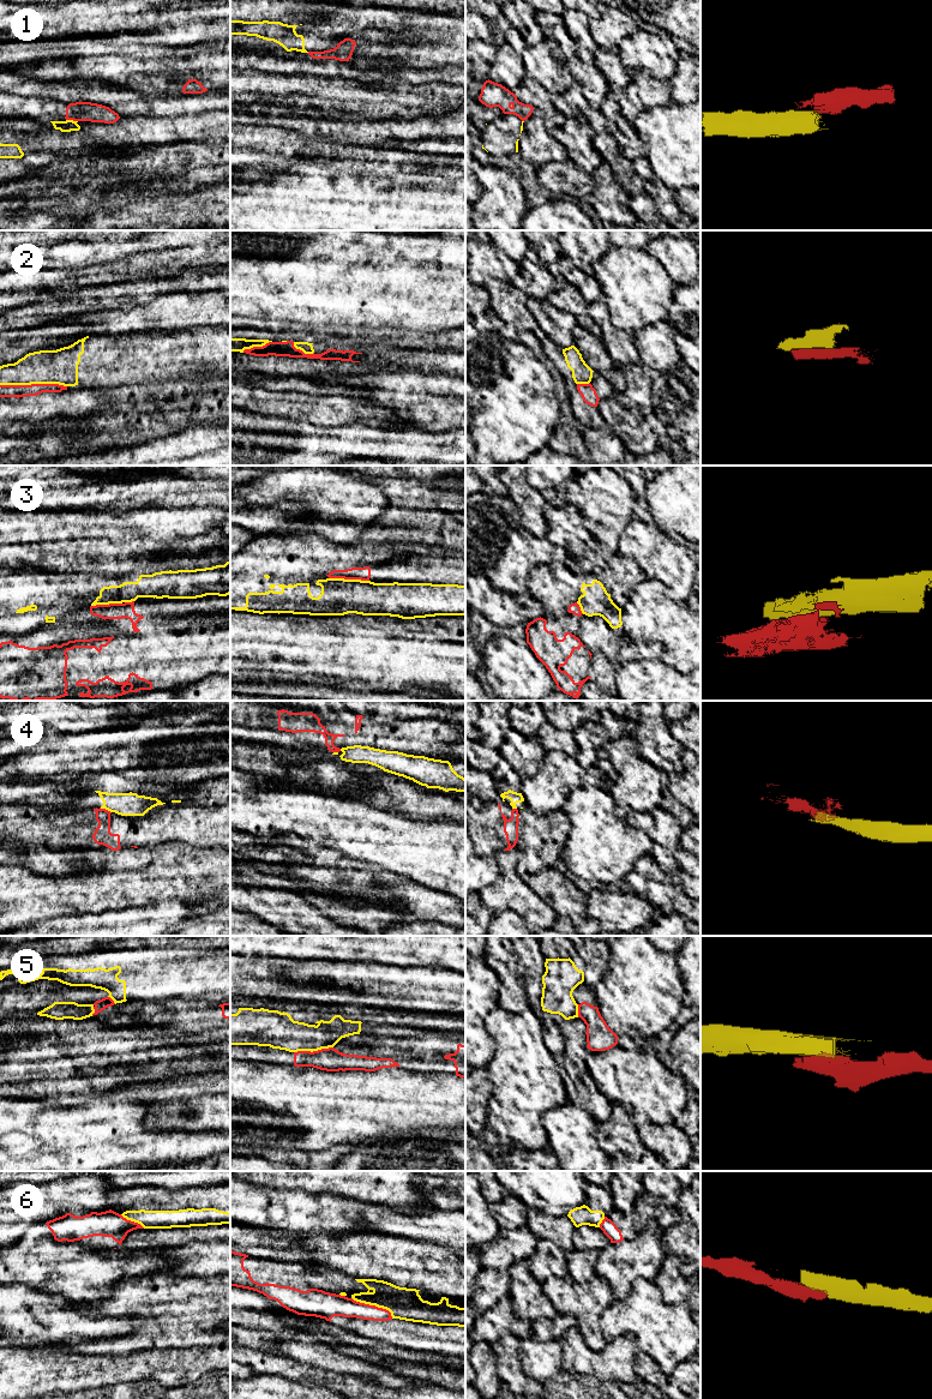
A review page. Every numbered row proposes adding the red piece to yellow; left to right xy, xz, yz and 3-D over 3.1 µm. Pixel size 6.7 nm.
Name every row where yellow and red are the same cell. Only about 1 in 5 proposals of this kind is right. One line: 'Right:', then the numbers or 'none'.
Right: none

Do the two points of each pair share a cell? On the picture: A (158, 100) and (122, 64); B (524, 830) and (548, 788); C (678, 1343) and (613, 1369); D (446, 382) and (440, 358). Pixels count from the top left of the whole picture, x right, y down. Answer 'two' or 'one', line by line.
A: two
B: two
C: two
D: two

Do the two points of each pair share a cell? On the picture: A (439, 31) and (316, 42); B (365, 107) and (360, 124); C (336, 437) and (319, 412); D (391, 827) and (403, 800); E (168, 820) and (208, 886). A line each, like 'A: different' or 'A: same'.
A: same
B: different
C: different
D: different
E: different

